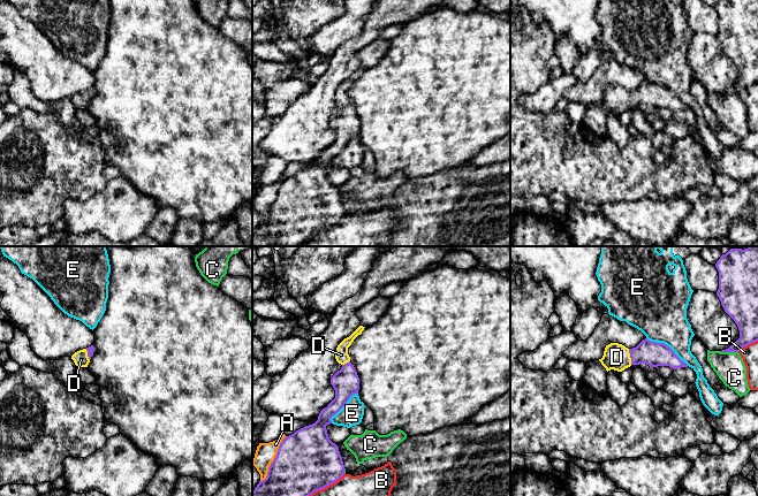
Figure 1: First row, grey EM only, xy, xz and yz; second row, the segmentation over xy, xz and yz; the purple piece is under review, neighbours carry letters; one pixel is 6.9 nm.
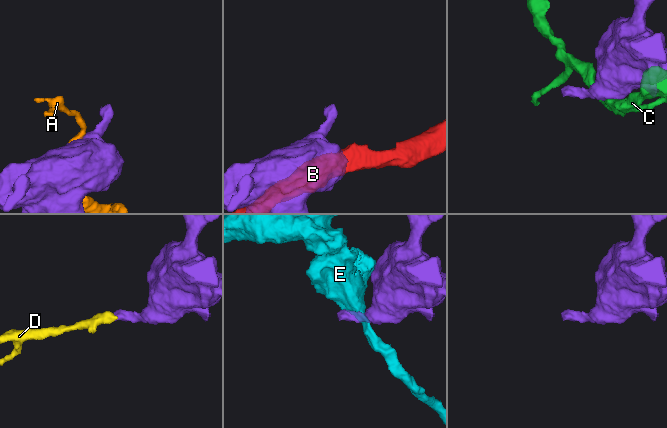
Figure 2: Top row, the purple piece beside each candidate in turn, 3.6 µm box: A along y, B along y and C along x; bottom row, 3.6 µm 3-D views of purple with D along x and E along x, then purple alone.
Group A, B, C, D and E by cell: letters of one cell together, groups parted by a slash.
A / B / C / D / E

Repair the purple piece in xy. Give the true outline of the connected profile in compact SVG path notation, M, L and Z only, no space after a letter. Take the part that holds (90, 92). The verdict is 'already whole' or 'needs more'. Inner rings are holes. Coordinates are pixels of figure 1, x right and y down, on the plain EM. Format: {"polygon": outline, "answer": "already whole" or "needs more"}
{"polygon": "M91 87L86 91L79 92L71 98L75 107L78 109L88 109L91 99L93 98L94 89Z", "answer": "needs more"}

